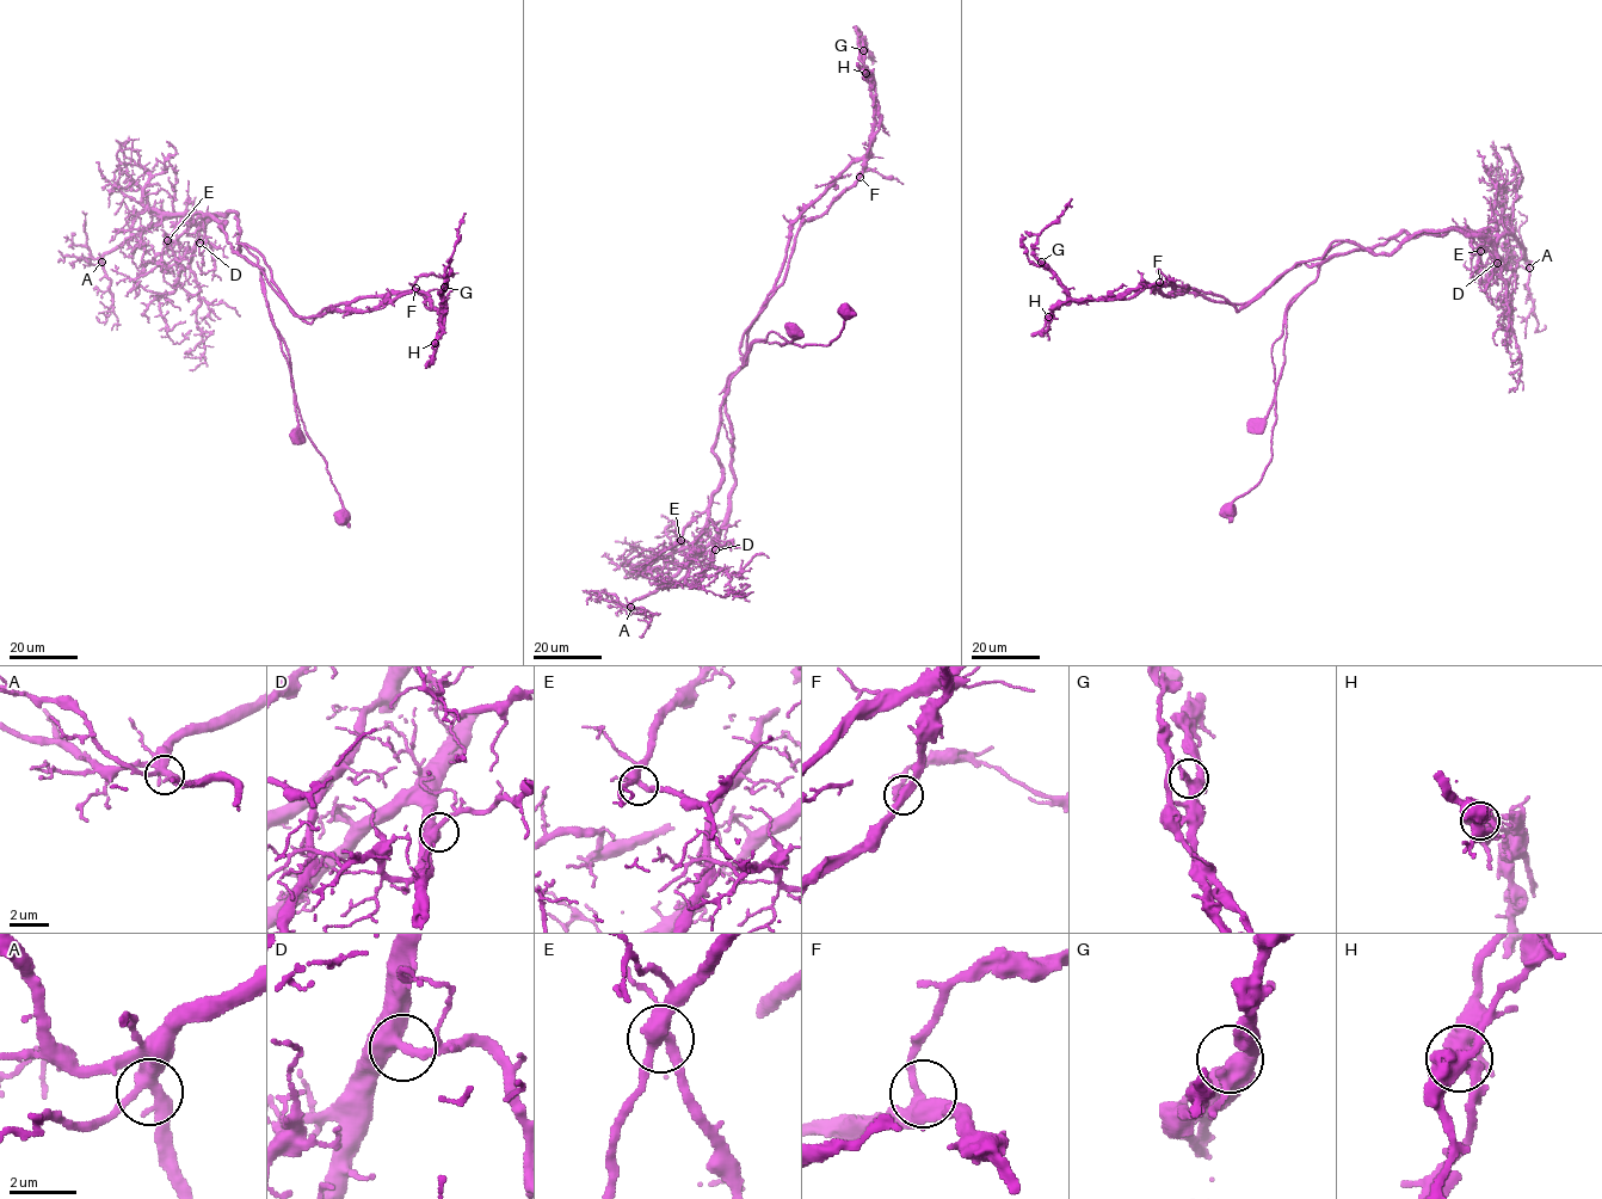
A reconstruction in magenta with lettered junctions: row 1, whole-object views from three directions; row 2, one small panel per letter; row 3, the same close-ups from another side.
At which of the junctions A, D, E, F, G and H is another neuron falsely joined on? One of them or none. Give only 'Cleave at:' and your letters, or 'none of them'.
Cleave at: H

